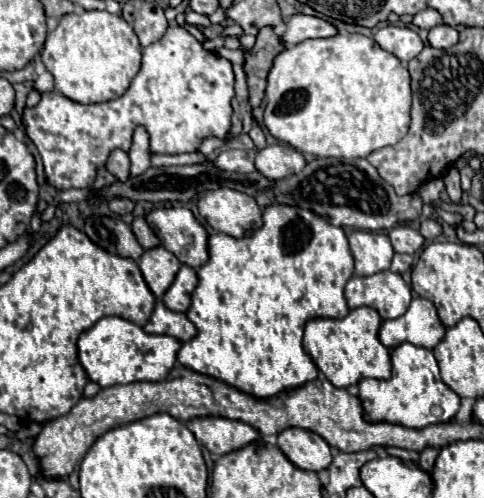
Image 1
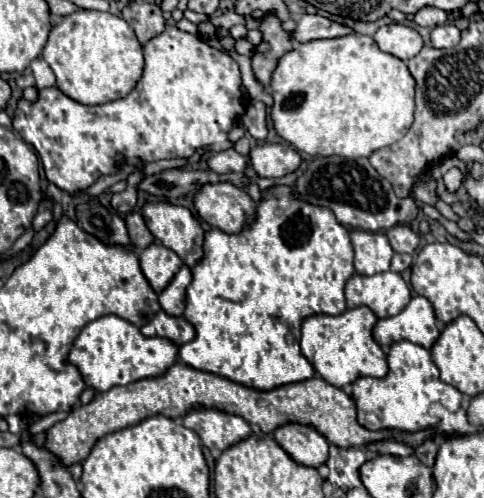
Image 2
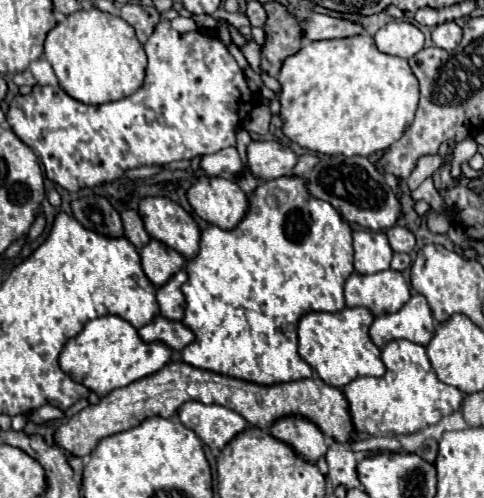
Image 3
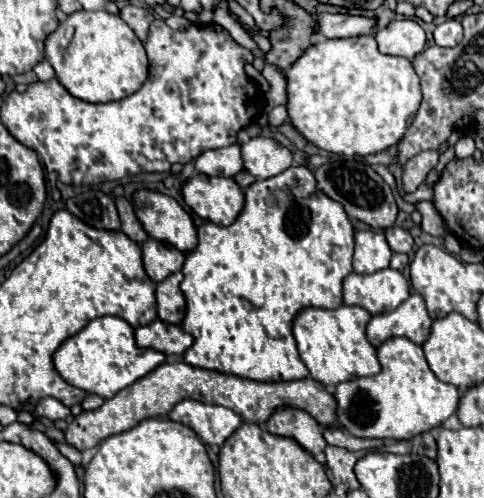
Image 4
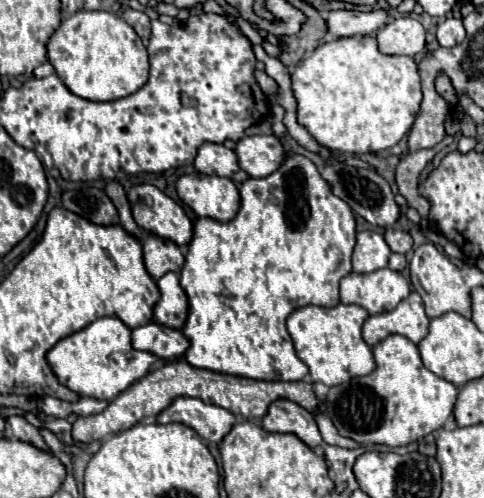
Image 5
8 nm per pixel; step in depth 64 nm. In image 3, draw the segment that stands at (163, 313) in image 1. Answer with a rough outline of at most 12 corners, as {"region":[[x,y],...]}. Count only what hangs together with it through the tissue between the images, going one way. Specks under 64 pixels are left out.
{"region":[[156,316],[138,334],[144,342],[160,340],[178,352],[194,332],[178,320]]}

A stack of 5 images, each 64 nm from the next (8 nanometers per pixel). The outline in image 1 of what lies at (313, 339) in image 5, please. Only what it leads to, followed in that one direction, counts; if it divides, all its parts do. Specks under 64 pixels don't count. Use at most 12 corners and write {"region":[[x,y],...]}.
{"region":[[374,308],[314,318],[304,348],[336,386],[388,380]]}

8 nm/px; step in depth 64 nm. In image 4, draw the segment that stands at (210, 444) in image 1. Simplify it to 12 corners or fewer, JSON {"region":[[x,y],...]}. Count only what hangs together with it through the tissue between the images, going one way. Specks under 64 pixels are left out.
{"region":[[178,402],[168,418],[222,446],[242,424],[230,408]]}

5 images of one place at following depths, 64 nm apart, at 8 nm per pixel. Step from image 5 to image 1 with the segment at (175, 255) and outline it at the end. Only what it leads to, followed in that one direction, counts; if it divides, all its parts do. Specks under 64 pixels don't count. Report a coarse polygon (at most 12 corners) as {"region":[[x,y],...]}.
{"region":[[164,246],[146,250],[138,266],[156,298],[164,296],[178,258]]}

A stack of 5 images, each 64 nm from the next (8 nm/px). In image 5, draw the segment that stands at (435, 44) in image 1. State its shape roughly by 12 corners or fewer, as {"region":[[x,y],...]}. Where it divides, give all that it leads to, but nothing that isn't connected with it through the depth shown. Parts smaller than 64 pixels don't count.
{"region":[[446,18],[436,32],[440,46],[456,46],[466,32],[460,18]]}

